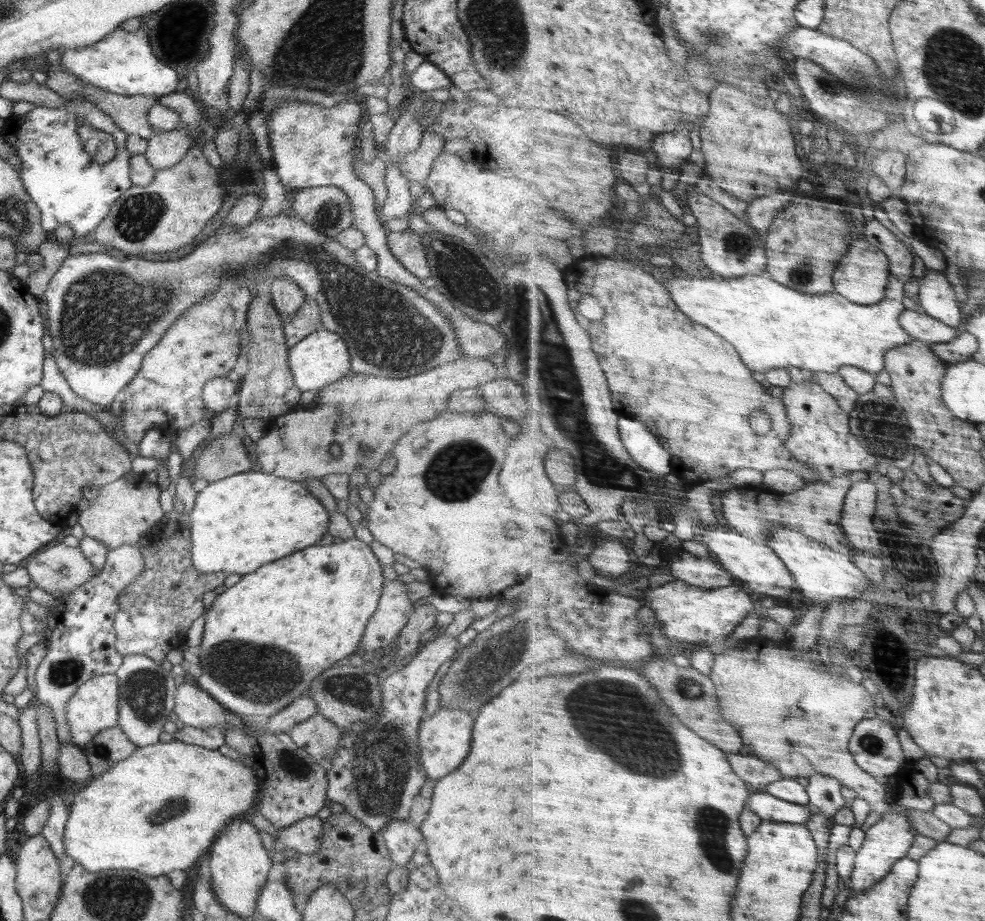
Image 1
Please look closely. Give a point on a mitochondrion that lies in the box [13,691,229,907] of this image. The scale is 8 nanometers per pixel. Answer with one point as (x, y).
(166, 812)

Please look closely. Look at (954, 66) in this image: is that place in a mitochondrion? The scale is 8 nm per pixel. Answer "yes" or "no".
yes

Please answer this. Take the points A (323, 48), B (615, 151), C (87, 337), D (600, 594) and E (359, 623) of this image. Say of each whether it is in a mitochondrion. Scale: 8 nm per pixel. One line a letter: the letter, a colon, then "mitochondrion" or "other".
A: mitochondrion
B: other
C: mitochondrion
D: other
E: other

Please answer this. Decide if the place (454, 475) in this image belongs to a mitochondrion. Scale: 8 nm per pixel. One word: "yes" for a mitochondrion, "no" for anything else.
yes

